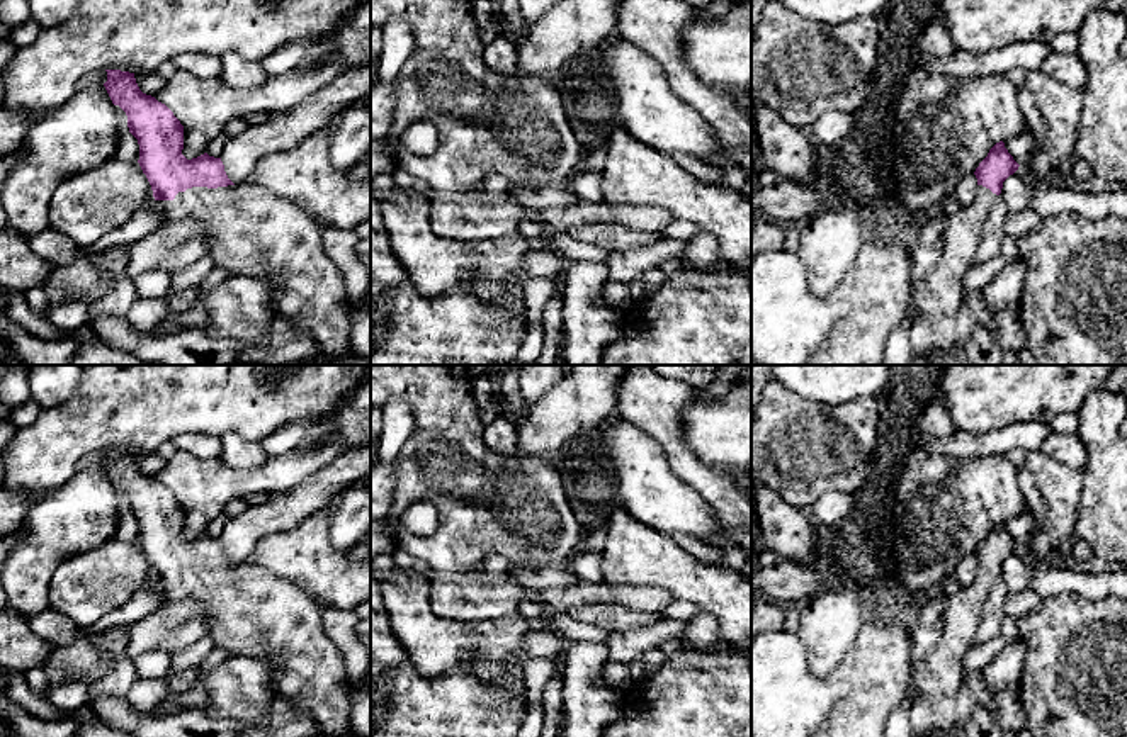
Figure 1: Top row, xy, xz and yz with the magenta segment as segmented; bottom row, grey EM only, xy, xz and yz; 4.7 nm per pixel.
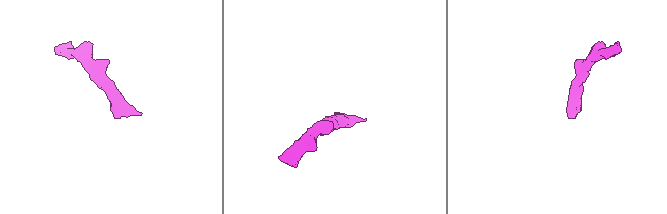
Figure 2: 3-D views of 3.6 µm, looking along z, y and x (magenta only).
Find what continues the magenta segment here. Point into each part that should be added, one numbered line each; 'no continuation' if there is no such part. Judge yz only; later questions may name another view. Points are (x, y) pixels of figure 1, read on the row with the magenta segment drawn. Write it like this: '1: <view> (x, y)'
1: yz (939, 296)

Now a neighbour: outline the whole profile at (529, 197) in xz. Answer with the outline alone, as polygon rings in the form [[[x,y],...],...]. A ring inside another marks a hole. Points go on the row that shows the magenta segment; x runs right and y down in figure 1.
[[[512,185],[508,194],[532,216],[546,207],[569,205],[578,199],[569,190],[559,190],[552,187],[535,188],[535,187]]]

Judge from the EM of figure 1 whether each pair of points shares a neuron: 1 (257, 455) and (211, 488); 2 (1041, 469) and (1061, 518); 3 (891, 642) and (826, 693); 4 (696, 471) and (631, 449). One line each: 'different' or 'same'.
1: different
2: same
3: different
4: different

